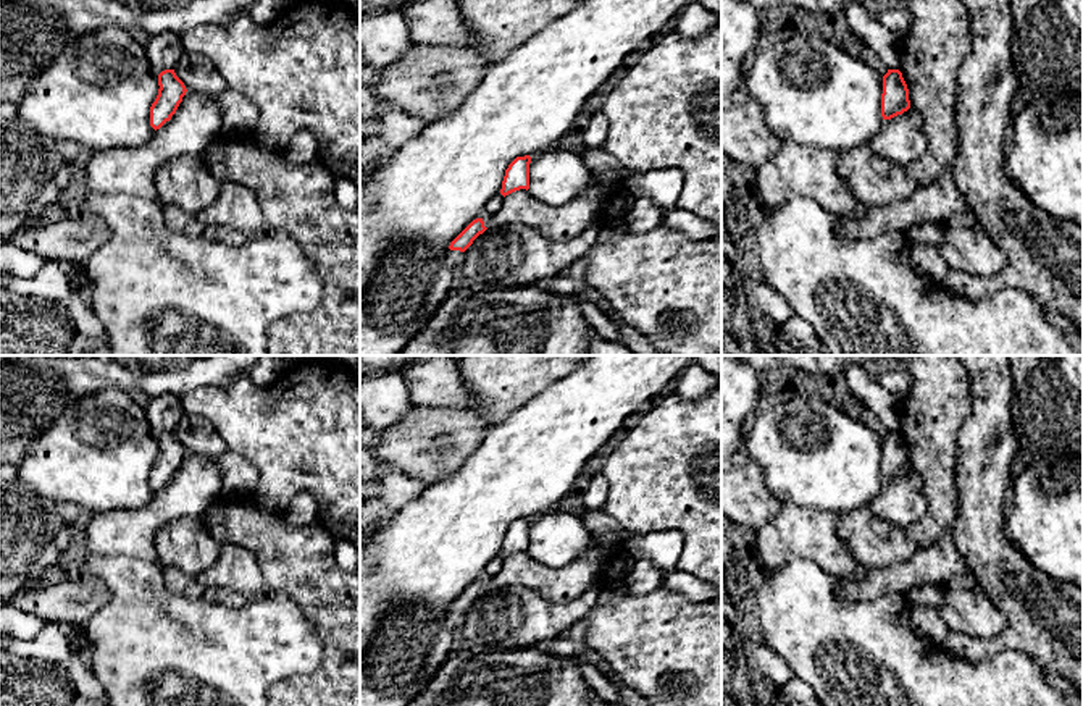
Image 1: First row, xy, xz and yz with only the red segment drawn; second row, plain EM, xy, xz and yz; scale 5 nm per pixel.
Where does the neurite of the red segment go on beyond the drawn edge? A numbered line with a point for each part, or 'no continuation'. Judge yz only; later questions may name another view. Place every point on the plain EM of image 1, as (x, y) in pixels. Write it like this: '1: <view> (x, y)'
no continuation

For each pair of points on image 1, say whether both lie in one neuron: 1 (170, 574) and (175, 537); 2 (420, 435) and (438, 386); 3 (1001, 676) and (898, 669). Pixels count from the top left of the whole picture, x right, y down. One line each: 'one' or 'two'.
1: two
2: two
3: one

